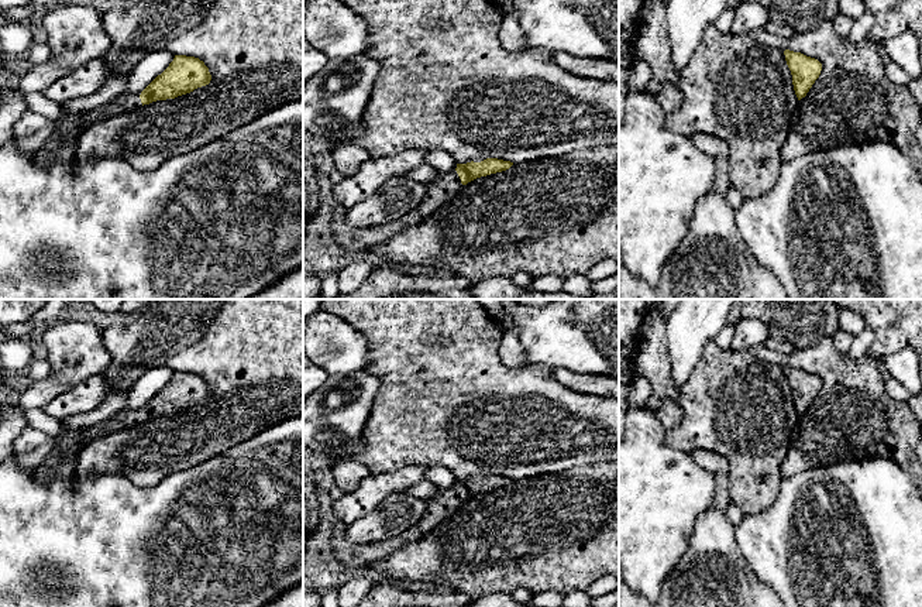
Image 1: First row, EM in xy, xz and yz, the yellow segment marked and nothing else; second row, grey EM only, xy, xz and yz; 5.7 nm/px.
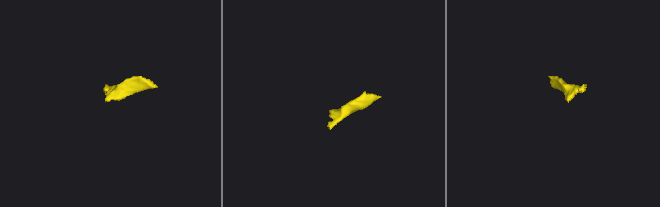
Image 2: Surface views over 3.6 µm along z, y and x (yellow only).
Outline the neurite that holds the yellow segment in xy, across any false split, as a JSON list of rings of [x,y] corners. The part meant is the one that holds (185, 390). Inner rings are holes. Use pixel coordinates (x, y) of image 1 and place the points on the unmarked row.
[[[175,371],[169,383],[158,391],[141,409],[120,411],[106,421],[99,429],[86,428],[78,450],[63,455],[52,449],[38,469],[39,479],[52,476],[70,476],[76,470],[78,455],[85,445],[103,433],[111,433],[134,423],[141,423],[156,416],[175,415],[209,401],[211,391],[203,377],[195,373]]]

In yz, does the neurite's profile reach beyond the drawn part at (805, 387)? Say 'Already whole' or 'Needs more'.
Already whole

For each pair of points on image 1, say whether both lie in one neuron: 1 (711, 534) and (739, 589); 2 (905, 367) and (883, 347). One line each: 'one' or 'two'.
1: one
2: two

